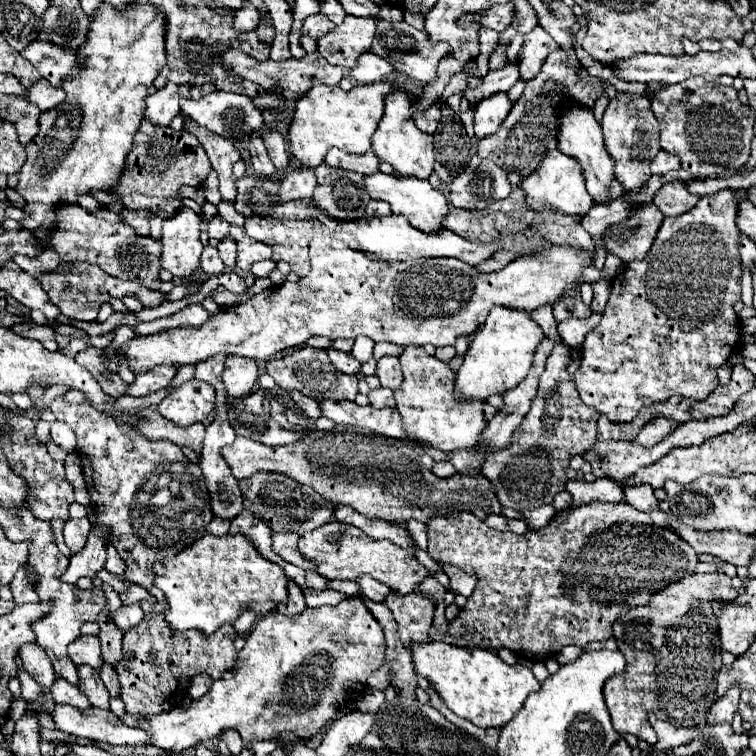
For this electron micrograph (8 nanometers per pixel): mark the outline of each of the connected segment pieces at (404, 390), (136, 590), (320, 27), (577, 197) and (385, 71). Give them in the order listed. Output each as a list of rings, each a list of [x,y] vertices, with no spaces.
[[[415,344],[405,346],[399,360],[403,382],[395,390],[395,402],[399,414],[403,416],[405,432],[411,438],[427,442],[443,452],[475,446],[479,434],[485,428],[483,404],[457,404],[453,394],[455,372],[449,370],[449,364],[439,362],[435,356],[427,354],[421,346]]]
[[[115,582],[115,588],[119,590],[119,596],[123,602],[153,602],[155,598],[139,584],[131,582]]]
[[[317,12],[305,20],[301,34],[311,36],[311,38],[319,38],[319,36],[325,36],[327,32],[331,32],[333,28],[335,28],[335,24],[323,12]]]
[[[549,150],[543,158],[543,164],[539,164],[535,172],[531,172],[531,176],[523,180],[521,188],[527,192],[527,204],[535,210],[557,208],[571,216],[583,216],[593,206],[593,200],[585,188],[581,164],[575,158],[563,154],[561,150]]]
[[[365,52],[357,58],[357,66],[349,70],[349,78],[355,80],[357,84],[373,84],[387,78],[391,72],[395,72],[395,68],[391,68],[387,60],[371,52]]]

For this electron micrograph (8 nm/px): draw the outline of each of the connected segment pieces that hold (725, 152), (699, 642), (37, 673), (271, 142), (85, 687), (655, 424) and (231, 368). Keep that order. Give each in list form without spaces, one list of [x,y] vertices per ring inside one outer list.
[[[691,78],[661,88],[651,98],[651,110],[659,122],[659,144],[665,152],[679,156],[683,170],[715,176],[723,170],[741,168],[747,162],[755,136],[755,112],[743,106],[733,86]]]
[[[691,574],[675,584],[669,584],[661,592],[655,592],[645,606],[631,608],[613,624],[613,638],[617,640],[619,652],[623,652],[627,666],[623,676],[611,676],[603,686],[603,698],[607,710],[613,720],[613,728],[623,734],[635,734],[651,746],[657,742],[657,735],[649,720],[647,712],[657,710],[659,704],[665,706],[675,716],[683,716],[683,724],[695,724],[695,720],[705,718],[717,688],[717,672],[721,668],[721,642],[719,642],[719,626],[715,614],[711,614],[711,602],[735,596],[731,578],[725,574]]]
[[[23,644],[23,648],[19,648],[19,656],[23,660],[23,668],[43,688],[51,688],[51,684],[55,682],[55,672],[51,668],[51,660],[49,660],[47,652],[43,648],[39,648],[39,644]]]
[[[275,128],[273,130],[267,130],[263,134],[263,140],[265,140],[265,148],[269,152],[269,158],[273,160],[275,168],[277,170],[285,170],[289,166],[289,150],[287,150],[287,142],[283,138],[283,134],[279,134]]]
[[[81,666],[77,672],[79,672],[79,690],[91,700],[91,706],[109,710],[109,692],[101,682],[99,672],[87,666]]]
[[[657,418],[657,420],[649,422],[649,424],[643,428],[643,432],[641,432],[633,442],[641,444],[641,446],[647,446],[647,448],[649,448],[649,446],[655,446],[655,444],[661,442],[667,434],[671,434],[677,426],[679,426],[679,424],[675,424],[673,420]]]
[[[227,356],[223,384],[231,398],[243,398],[253,392],[253,386],[259,378],[259,366],[255,360],[241,356]]]

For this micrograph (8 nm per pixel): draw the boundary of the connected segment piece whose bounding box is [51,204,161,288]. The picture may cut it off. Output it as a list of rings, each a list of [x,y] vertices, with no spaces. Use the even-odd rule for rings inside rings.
[[[61,204],[53,230],[55,232],[51,236],[51,248],[59,254],[63,264],[83,260],[89,264],[97,264],[101,270],[105,270],[107,274],[115,278],[143,282],[149,288],[161,286],[159,276],[157,276],[161,242],[149,236],[147,238],[137,236],[131,226],[123,222],[109,222],[103,218],[95,218],[77,204]]]

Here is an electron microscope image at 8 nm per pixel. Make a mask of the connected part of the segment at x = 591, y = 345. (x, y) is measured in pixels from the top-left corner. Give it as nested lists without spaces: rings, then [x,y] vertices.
[[[725,190],[725,192],[717,192],[717,194],[711,194],[711,196],[703,196],[699,200],[699,204],[691,210],[691,212],[685,212],[683,216],[673,216],[673,218],[665,218],[657,236],[655,236],[655,242],[651,246],[651,250],[647,252],[647,256],[643,260],[633,260],[625,266],[625,270],[621,270],[613,280],[611,280],[611,296],[607,300],[607,306],[605,306],[605,312],[603,312],[603,318],[601,322],[585,336],[585,342],[583,342],[583,348],[581,348],[581,368],[573,374],[575,376],[575,386],[579,390],[579,396],[581,400],[595,408],[597,412],[605,414],[609,420],[615,420],[615,422],[631,422],[639,410],[643,406],[651,406],[655,402],[663,402],[675,394],[681,394],[681,396],[687,396],[687,398],[693,398],[693,400],[705,400],[719,384],[717,380],[717,366],[725,364],[729,360],[729,356],[735,352],[735,348],[739,346],[739,318],[733,310],[733,304],[737,300],[741,300],[741,258],[739,258],[739,228],[735,224],[735,204],[739,200],[745,200],[747,194],[745,192],[735,192],[735,190]]]

